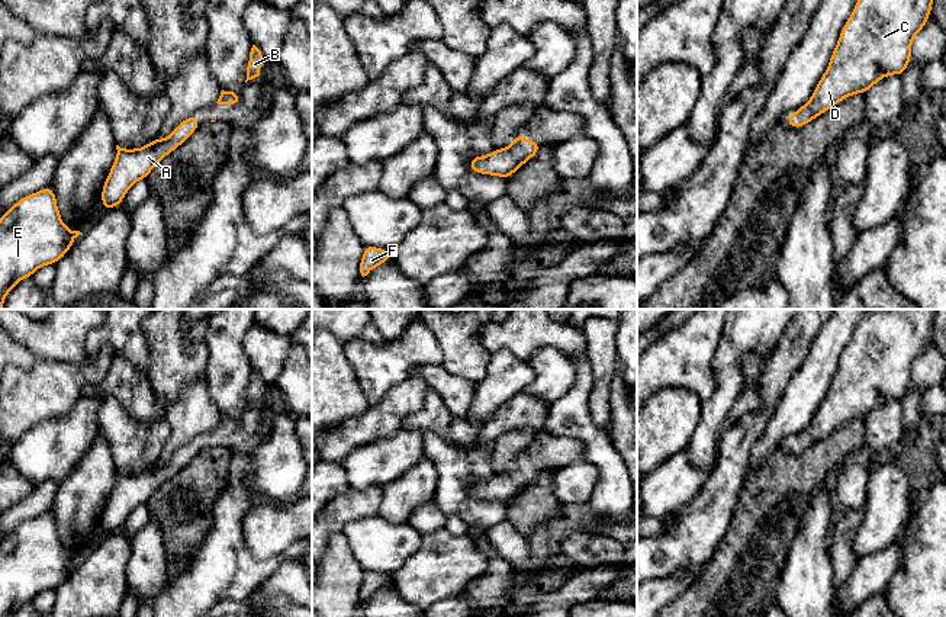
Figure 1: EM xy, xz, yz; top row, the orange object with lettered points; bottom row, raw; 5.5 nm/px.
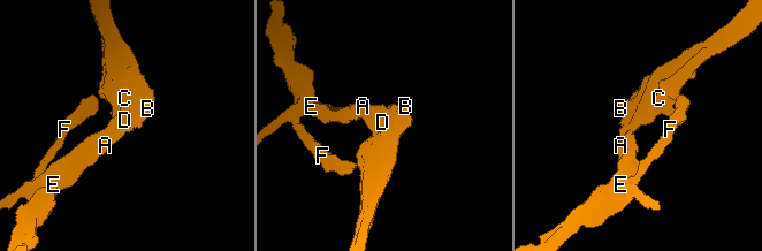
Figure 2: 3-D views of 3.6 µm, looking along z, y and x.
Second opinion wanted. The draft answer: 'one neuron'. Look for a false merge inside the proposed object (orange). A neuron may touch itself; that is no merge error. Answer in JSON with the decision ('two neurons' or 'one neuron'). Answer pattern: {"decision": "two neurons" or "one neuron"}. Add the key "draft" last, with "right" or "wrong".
{"decision": "one neuron", "draft": "right"}

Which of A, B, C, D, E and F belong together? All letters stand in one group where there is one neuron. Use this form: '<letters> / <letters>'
A B C D E F

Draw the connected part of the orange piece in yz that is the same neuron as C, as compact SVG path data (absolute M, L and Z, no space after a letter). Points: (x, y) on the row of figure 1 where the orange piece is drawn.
M857 0L850 17L840 32L827 71L820 78L811 99L791 116L786 116L785 125L789 128L802 128L843 99L856 93L868 93L881 78L889 74L901 77L911 60L913 38L926 26L931 6L933 0Z

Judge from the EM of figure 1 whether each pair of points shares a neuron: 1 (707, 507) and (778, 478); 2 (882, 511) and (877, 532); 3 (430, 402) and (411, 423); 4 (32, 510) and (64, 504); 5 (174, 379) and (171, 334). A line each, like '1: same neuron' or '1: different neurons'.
1: different neurons
2: same neuron
3: same neuron
4: different neurons
5: same neuron

